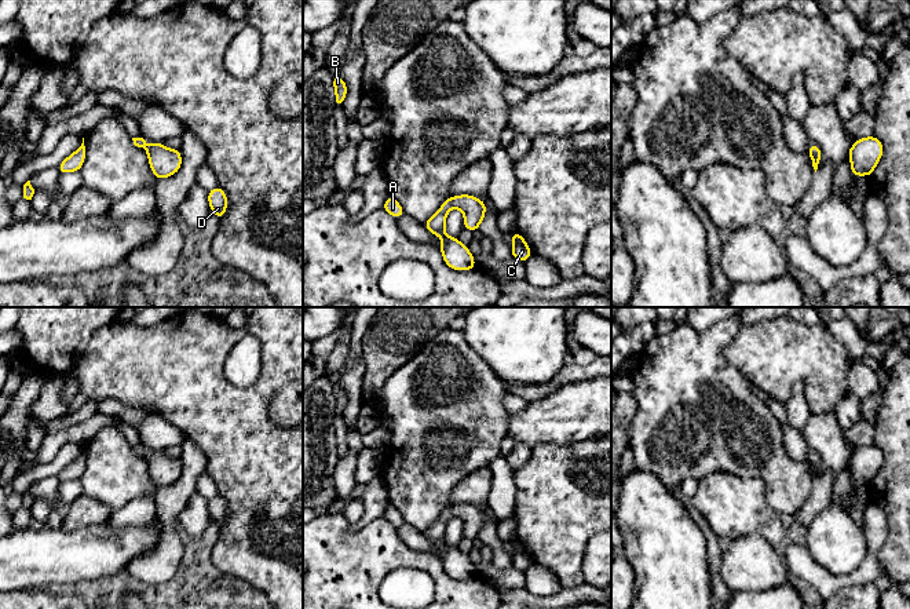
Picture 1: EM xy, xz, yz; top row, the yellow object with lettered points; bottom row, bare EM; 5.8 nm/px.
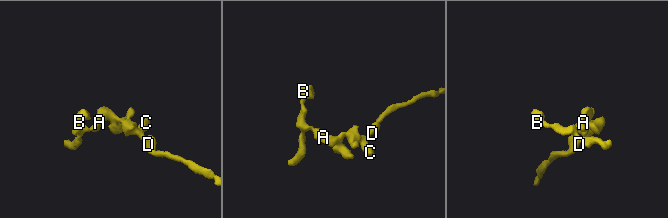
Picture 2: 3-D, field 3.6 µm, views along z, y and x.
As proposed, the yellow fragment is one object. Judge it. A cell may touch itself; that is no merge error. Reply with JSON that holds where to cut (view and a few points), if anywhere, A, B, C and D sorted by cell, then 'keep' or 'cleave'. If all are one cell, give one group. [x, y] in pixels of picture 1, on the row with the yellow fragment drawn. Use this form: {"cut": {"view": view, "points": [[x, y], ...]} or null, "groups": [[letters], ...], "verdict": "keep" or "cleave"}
{"cut": null, "groups": [["A", "B", "C", "D"]], "verdict": "keep"}

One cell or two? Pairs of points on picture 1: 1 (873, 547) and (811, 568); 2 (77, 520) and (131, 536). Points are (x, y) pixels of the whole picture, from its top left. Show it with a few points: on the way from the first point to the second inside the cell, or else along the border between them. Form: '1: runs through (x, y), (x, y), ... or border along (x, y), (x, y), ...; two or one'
1: runs through (868, 566), (854, 579), (830, 580); one
2: border along (105, 522), (86, 525), (73, 531), (61, 529); two

